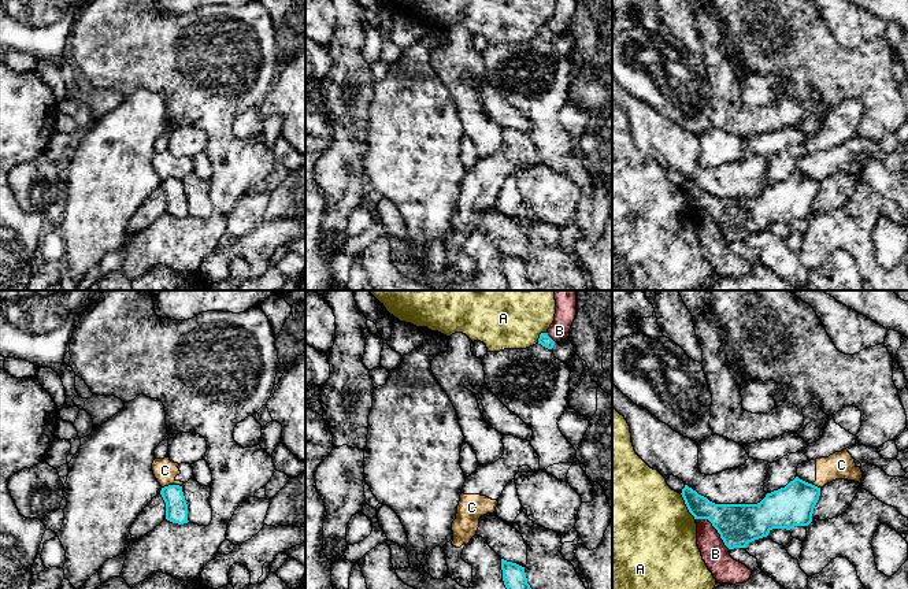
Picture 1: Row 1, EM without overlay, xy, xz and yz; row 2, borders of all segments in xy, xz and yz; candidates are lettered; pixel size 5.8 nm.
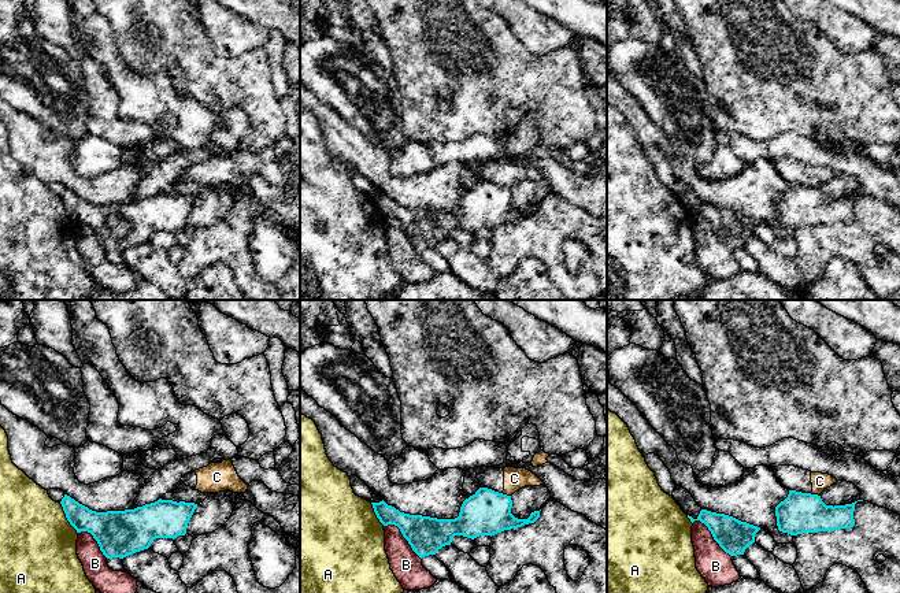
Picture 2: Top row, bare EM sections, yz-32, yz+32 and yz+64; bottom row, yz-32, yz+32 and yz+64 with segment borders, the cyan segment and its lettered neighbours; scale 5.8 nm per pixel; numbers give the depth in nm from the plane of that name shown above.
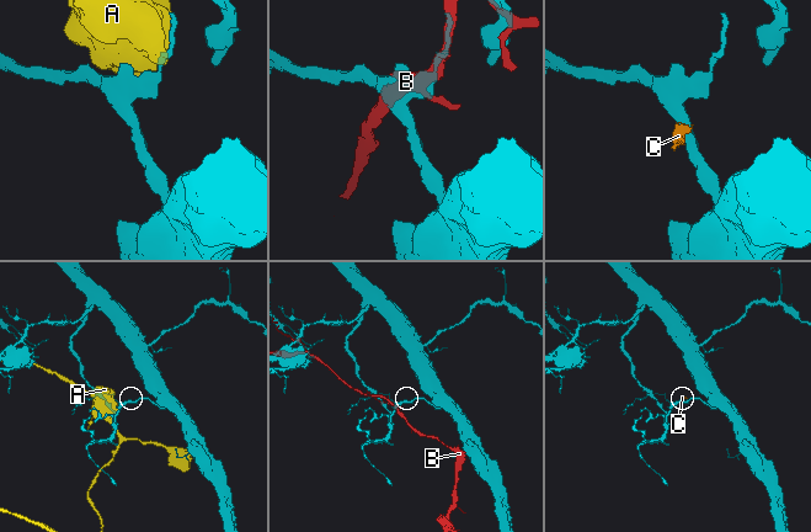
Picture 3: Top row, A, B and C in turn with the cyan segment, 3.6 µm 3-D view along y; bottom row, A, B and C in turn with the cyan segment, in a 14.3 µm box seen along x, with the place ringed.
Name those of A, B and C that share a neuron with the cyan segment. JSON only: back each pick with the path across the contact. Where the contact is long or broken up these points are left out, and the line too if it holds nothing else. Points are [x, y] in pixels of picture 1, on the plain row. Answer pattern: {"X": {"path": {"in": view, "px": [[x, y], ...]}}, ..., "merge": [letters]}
{"merge": []}

